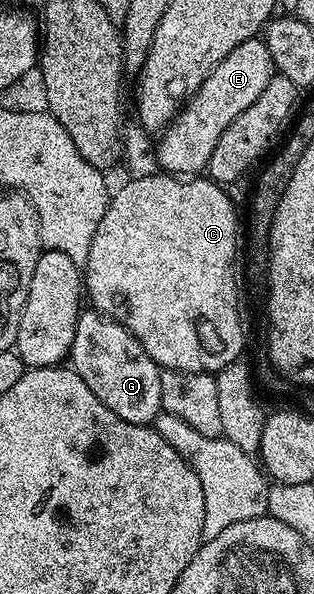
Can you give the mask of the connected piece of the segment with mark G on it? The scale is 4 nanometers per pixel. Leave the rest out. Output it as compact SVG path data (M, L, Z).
M94 307L80 312L69 365L77 375L81 375L81 379L85 379L89 391L93 391L93 395L113 411L113 415L121 415L121 419L129 423L151 425L163 408L161 370L155 360L121 322L106 317Z

